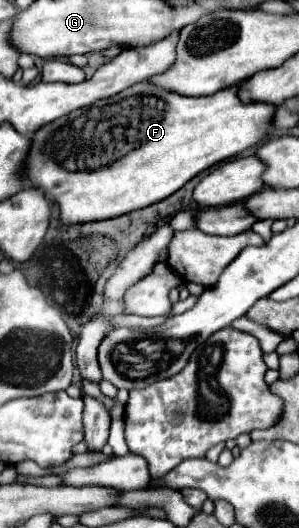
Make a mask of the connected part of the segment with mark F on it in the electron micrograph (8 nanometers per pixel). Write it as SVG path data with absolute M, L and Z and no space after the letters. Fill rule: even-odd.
M143 80L119 92L117 96L99 100L87 108L79 108L39 128L33 134L25 176L33 188L41 188L59 204L63 224L105 220L145 208L171 196L199 172L237 156L271 136L271 116L275 116L277 106L267 102L243 104L237 92L239 84L219 90L211 96L193 98L167 92L149 80Z

